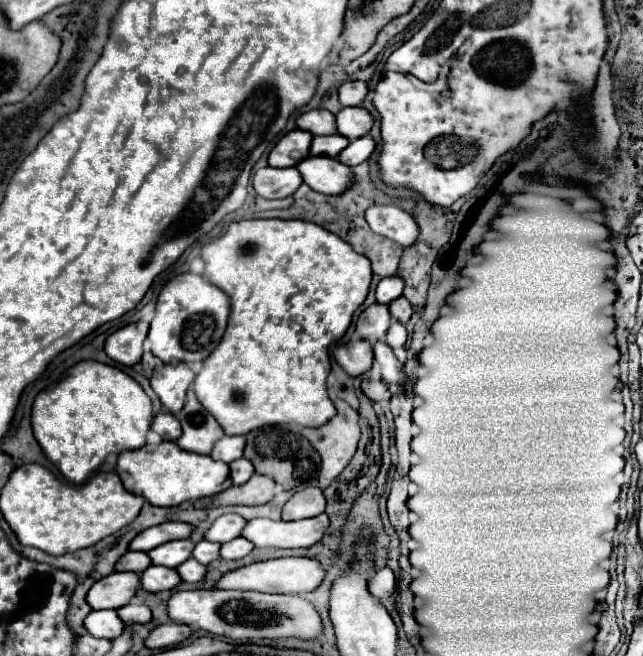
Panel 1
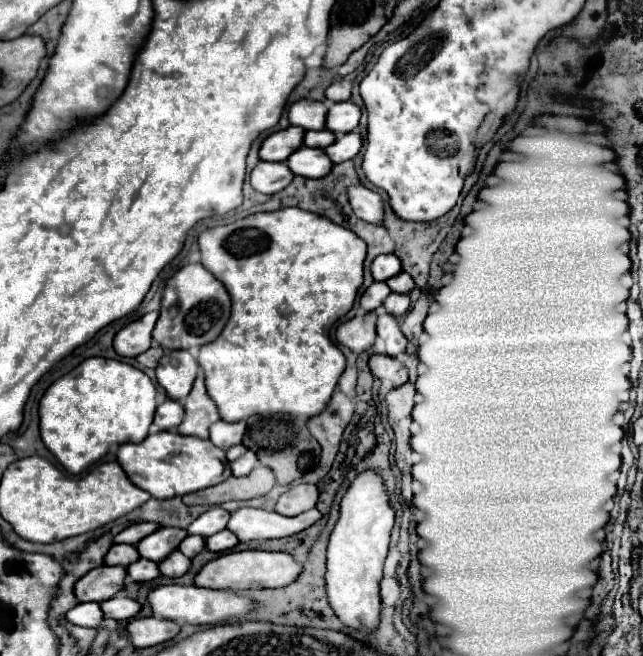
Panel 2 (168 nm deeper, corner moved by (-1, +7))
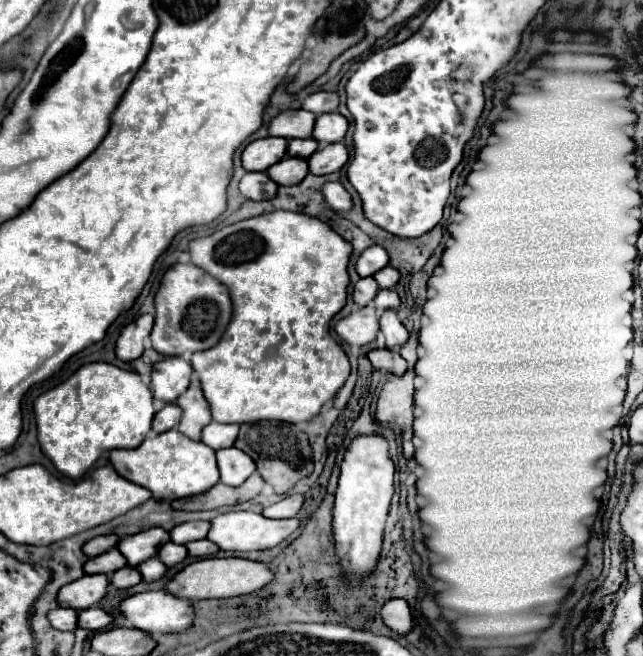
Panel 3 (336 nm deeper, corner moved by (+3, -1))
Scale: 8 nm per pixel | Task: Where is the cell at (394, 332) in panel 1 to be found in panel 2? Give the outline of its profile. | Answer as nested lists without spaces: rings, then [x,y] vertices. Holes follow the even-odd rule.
[[[394,292],[386,298],[386,304],[384,304],[384,310],[386,310],[388,314],[396,316],[396,318],[404,316],[404,314],[408,312],[408,308],[410,308],[408,296],[404,296],[404,294],[394,294]]]

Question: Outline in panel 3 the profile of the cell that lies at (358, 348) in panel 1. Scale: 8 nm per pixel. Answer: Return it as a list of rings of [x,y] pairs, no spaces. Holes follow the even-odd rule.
[[[372,304],[366,308],[360,308],[346,318],[338,320],[334,326],[336,334],[346,340],[352,346],[364,346],[370,344],[378,334],[378,314]]]

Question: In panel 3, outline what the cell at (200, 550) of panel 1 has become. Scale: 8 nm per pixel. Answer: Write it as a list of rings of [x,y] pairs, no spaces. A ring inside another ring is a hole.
[[[166,542],[166,546],[162,546],[158,550],[158,560],[162,560],[166,566],[174,566],[180,564],[186,558],[186,548],[182,544],[174,544],[174,542]]]

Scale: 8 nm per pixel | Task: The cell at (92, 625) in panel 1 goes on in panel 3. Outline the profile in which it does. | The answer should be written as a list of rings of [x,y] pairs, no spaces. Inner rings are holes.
[[[54,608],[48,612],[48,620],[58,630],[74,630],[76,628],[76,612],[72,608]]]

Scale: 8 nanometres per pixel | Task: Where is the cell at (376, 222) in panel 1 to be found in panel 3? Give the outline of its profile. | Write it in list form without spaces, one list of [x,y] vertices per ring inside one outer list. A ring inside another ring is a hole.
[[[326,182],[322,186],[322,194],[324,194],[324,200],[326,204],[340,212],[340,210],[350,210],[352,208],[352,200],[350,200],[350,194],[344,190],[344,186],[340,182]]]

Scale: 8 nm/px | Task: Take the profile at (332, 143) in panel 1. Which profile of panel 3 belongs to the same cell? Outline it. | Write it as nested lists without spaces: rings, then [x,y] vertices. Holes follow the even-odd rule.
[[[306,138],[306,140],[290,140],[288,142],[288,148],[286,148],[286,154],[288,156],[298,156],[298,158],[308,158],[316,150],[318,150],[318,142],[312,140],[312,138]]]

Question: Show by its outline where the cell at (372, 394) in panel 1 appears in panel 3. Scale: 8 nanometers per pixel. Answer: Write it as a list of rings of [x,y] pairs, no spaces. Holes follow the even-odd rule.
[[[376,348],[368,352],[368,358],[376,370],[384,370],[388,374],[404,374],[406,372],[406,360],[388,348]]]

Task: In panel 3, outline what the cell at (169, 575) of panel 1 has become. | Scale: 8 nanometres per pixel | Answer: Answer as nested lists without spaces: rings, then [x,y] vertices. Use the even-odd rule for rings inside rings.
[[[132,566],[120,568],[118,572],[114,572],[110,576],[110,584],[116,588],[130,588],[130,586],[136,586],[140,580],[142,580],[142,576],[138,572],[134,572]]]

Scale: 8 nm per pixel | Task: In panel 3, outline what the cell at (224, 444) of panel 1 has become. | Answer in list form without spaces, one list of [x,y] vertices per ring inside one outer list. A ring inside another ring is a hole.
[[[210,422],[202,430],[202,442],[208,444],[214,450],[220,448],[230,448],[238,436],[238,424],[220,424],[220,422]]]

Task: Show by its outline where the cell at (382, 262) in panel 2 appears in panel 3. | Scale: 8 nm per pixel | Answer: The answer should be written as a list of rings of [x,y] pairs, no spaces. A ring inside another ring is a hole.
[[[372,244],[370,248],[366,248],[362,252],[362,256],[356,260],[356,272],[360,276],[372,276],[374,272],[378,272],[380,268],[384,268],[388,264],[388,254],[382,246]]]

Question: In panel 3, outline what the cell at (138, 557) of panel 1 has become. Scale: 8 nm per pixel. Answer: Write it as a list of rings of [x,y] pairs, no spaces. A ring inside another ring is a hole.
[[[112,548],[112,550],[104,552],[102,556],[88,558],[86,564],[84,564],[84,572],[86,574],[106,574],[108,576],[108,574],[112,574],[112,572],[124,568],[124,566],[126,566],[126,558],[116,548]]]

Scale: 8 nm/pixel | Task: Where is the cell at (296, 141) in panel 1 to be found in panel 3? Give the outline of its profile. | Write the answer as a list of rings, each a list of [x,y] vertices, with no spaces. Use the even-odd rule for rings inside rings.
[[[272,136],[250,142],[240,156],[244,170],[252,172],[252,170],[270,168],[272,164],[276,164],[278,160],[282,160],[286,156],[286,146],[288,146],[286,140],[272,138]]]

